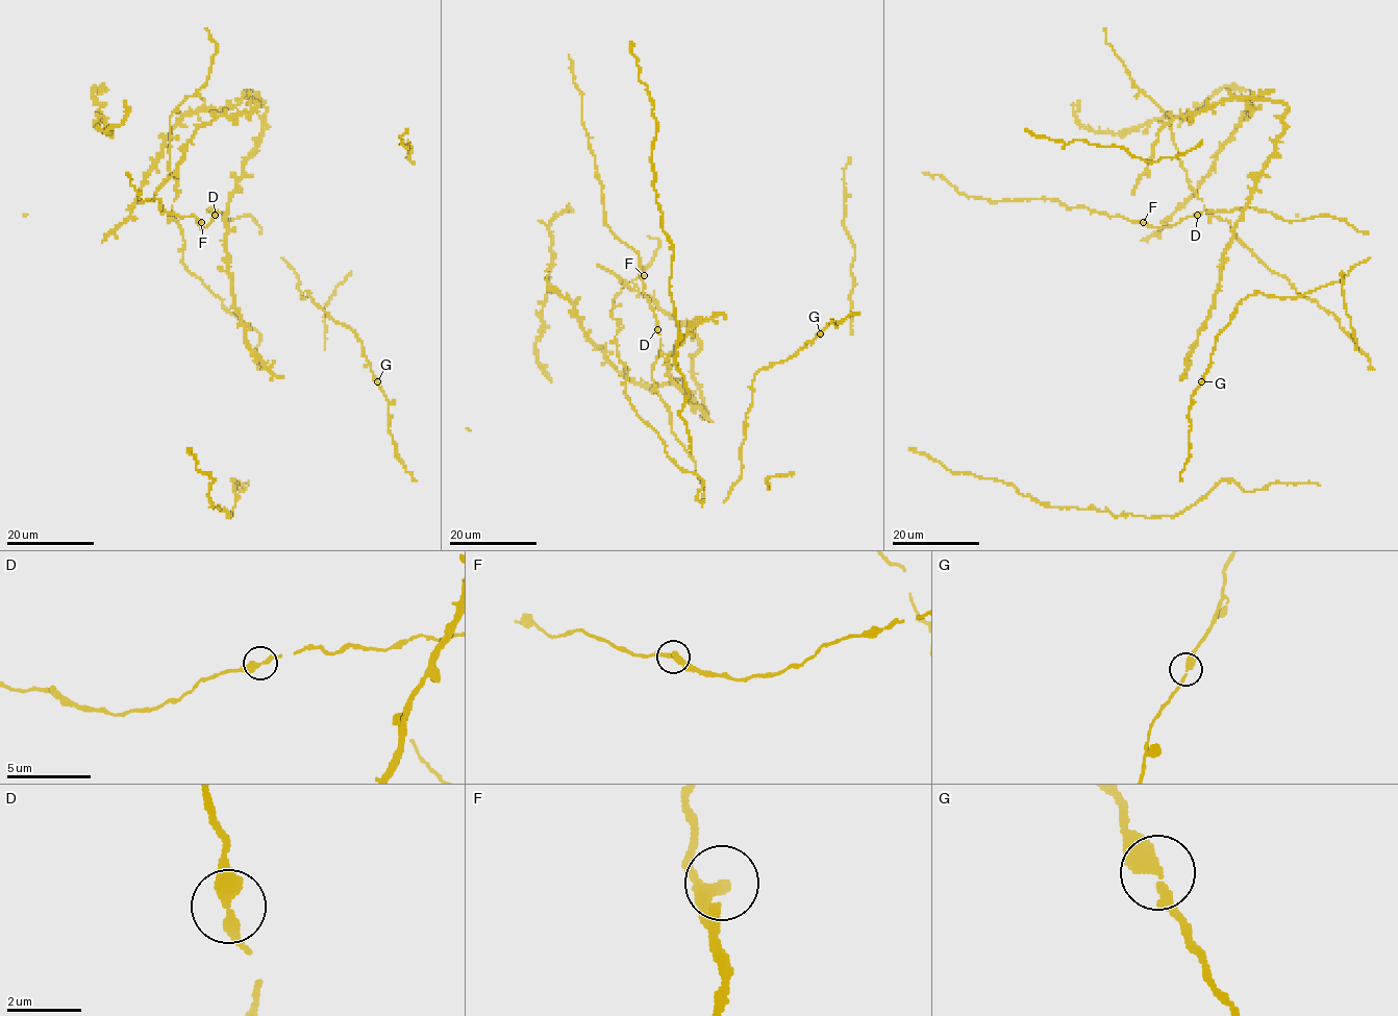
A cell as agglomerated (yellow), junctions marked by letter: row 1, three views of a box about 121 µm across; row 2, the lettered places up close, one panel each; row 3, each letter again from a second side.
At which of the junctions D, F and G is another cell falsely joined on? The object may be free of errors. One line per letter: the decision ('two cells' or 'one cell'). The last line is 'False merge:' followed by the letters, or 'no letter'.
D: one cell
F: one cell
G: one cell
False merge: no letter

